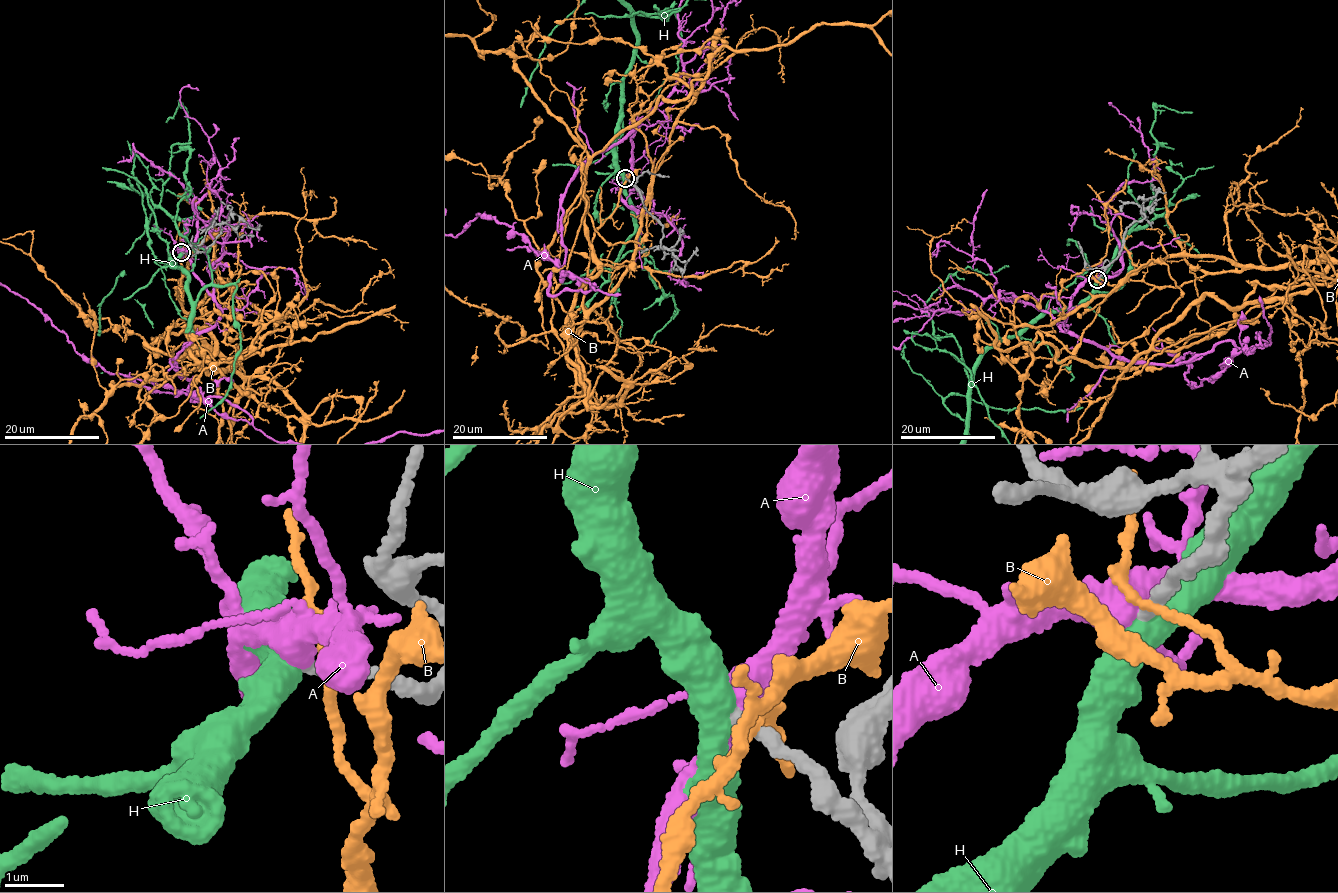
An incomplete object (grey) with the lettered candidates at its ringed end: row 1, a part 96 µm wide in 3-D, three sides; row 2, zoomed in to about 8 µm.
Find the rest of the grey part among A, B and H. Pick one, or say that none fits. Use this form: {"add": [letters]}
{"add": []}

